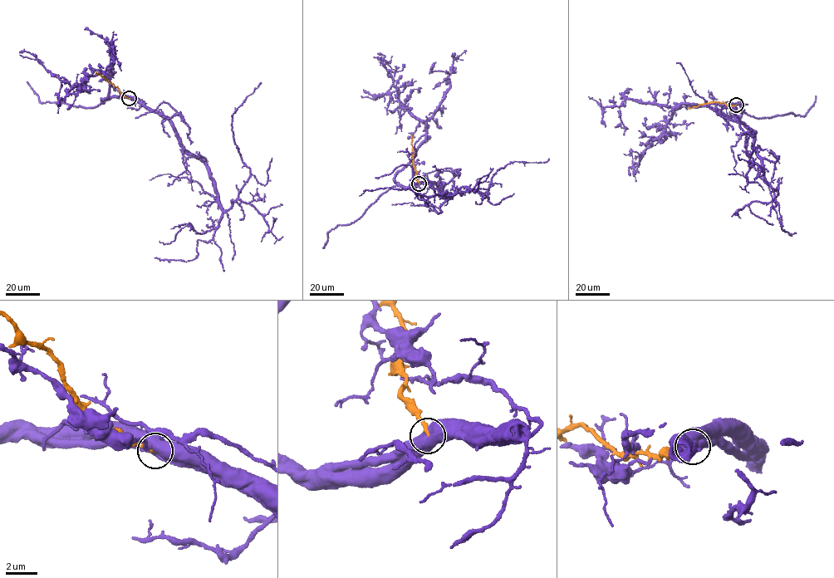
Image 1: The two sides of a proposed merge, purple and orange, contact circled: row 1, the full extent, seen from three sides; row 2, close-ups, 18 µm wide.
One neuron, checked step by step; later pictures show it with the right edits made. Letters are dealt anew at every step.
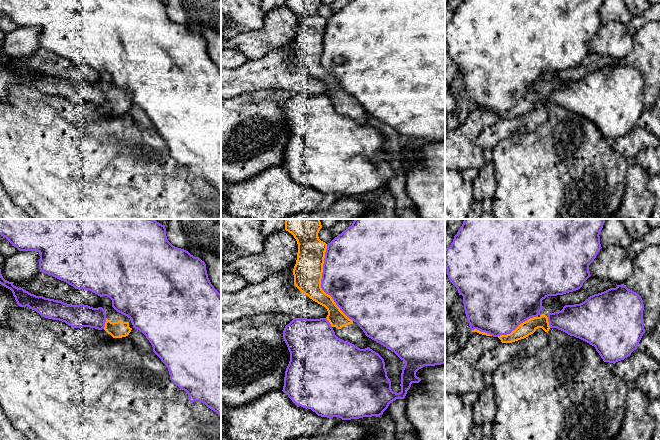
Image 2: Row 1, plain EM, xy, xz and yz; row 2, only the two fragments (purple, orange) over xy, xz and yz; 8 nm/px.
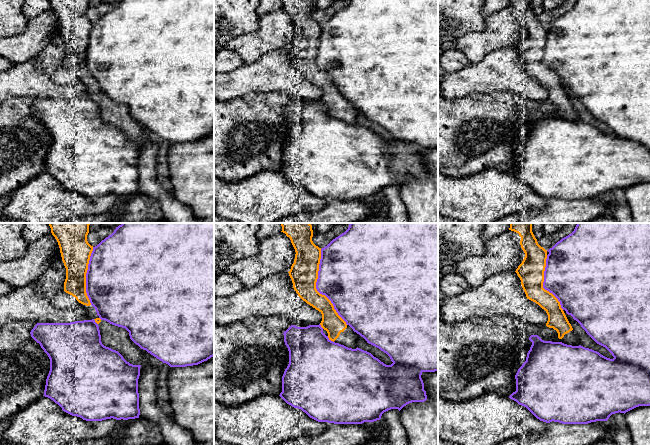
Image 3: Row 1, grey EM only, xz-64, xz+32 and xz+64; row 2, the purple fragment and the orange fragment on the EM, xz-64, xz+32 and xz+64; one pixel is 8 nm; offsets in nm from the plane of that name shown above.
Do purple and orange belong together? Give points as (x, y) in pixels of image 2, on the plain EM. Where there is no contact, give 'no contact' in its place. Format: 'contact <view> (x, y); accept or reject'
contact xz (321, 60); reject

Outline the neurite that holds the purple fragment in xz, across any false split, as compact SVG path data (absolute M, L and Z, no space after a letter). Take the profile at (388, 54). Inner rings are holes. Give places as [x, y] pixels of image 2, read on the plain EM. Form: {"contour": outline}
{"contour": "M352 0L327 20L321 64L367 113L405 138L401 167L392 167L384 135L378 129L369 123L360 125L338 114L327 94L293 94L283 107L290 137L282 167L296 181L327 194L378 193L390 179L404 175L412 159L421 157L416 152L419 145L445 140L445 0Z"}

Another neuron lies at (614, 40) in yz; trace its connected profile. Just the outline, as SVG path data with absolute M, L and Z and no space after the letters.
M609 22L600 25L589 48L600 56L621 61L633 50L633 38L626 25Z

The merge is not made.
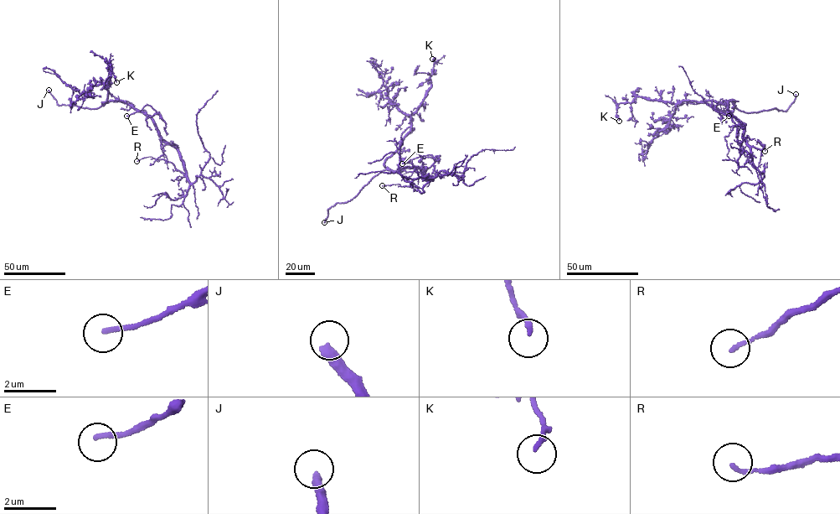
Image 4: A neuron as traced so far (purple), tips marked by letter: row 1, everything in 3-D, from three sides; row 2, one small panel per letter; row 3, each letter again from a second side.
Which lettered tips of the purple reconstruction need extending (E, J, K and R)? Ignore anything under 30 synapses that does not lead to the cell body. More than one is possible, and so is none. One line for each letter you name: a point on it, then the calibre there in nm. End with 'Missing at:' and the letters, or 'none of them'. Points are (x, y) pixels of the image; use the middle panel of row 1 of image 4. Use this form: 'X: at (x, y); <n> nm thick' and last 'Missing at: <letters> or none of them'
J: at (324, 222); 360 nm thick
Missing at: J

